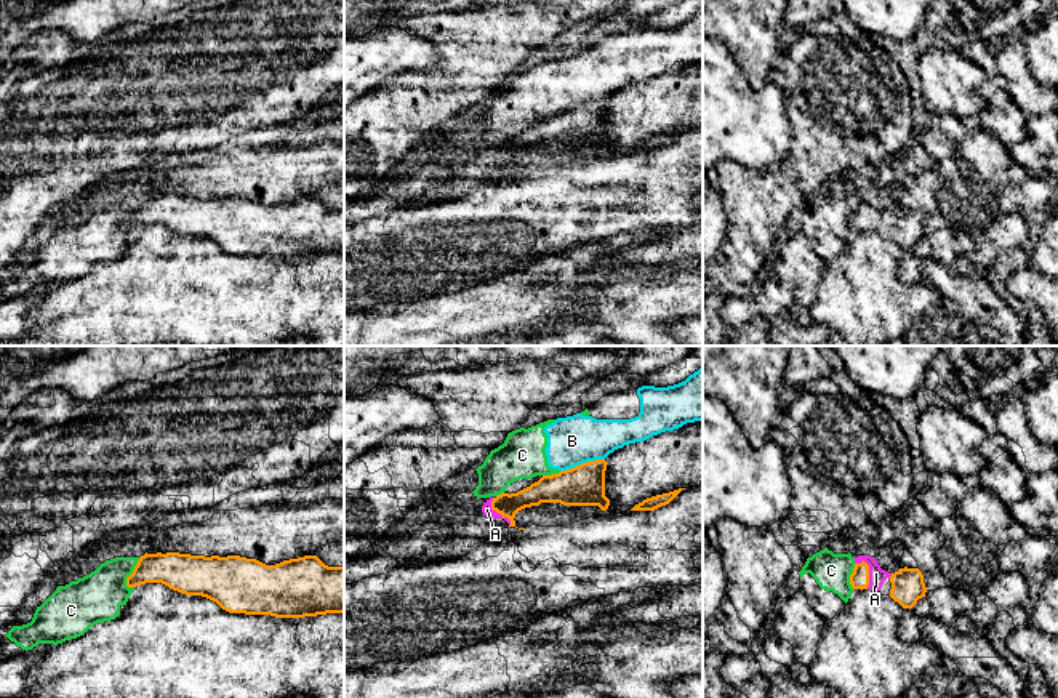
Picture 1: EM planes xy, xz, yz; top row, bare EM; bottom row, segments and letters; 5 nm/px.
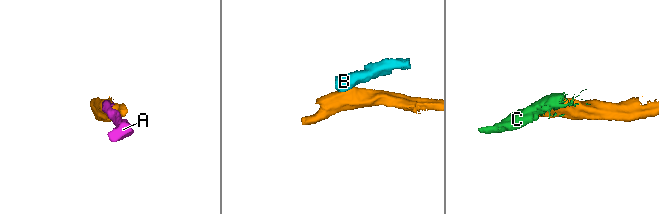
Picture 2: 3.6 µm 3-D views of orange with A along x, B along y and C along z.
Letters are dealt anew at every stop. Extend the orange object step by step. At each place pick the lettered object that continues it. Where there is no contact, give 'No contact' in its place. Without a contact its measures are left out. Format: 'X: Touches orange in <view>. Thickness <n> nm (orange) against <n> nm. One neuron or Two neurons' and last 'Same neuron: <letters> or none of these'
A: Touches orange in yz. Thickness 100 nm (orange) against 80 nm. One neuron
B: Touches orange in xz. Thickness 200 nm (orange) against 240 nm. Two neurons
C: Touches orange in xy. Thickness 190 nm (orange) against 260 nm. Two neurons
Same neuron: A

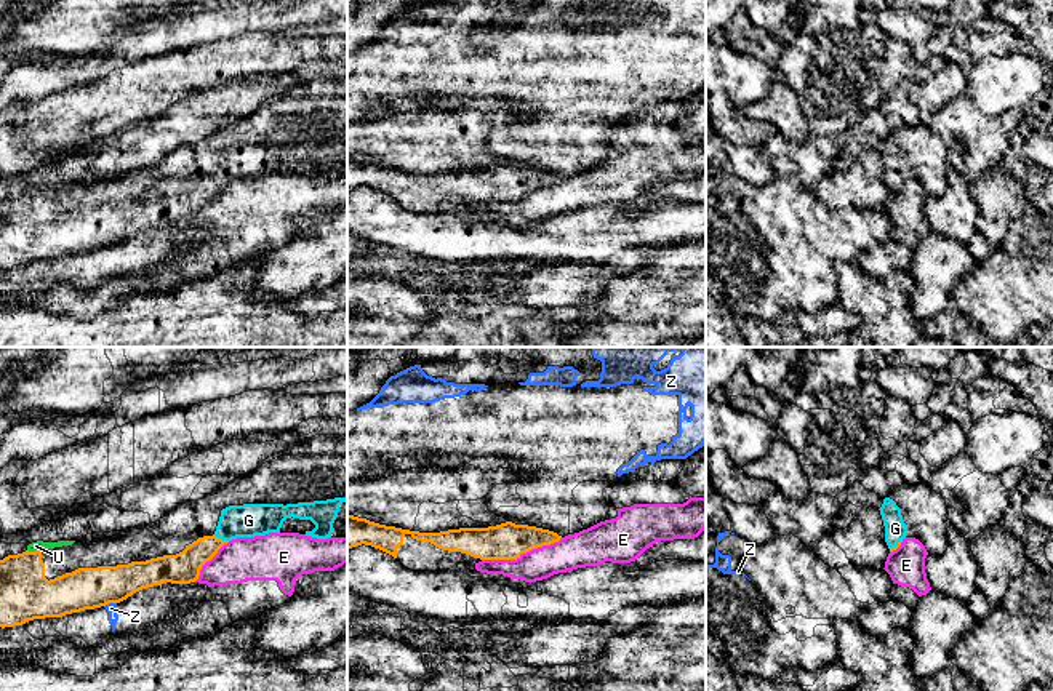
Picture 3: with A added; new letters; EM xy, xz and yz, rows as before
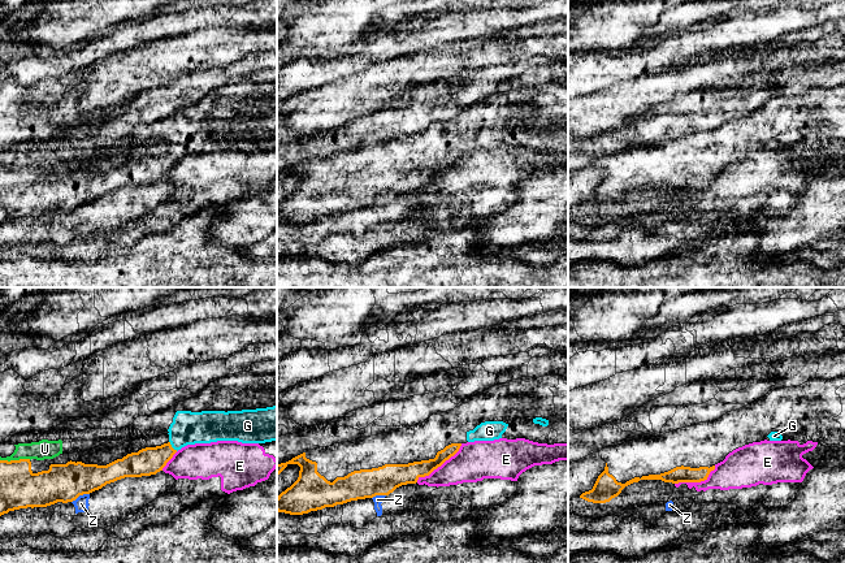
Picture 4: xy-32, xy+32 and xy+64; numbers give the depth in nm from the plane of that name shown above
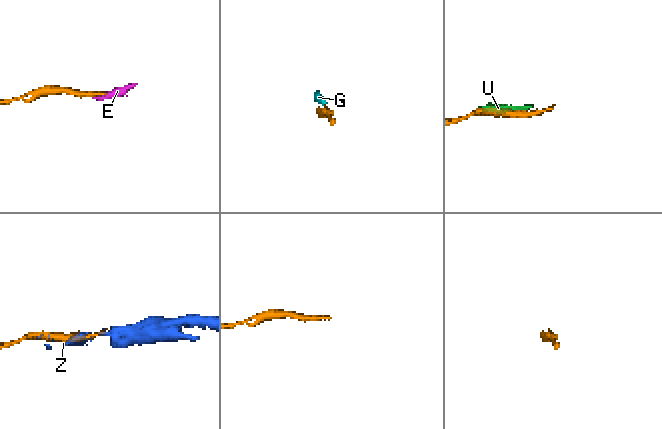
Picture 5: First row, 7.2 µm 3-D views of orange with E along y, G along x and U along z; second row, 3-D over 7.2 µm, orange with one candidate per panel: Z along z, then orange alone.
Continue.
E: Touches orange in xz. Thickness 190 nm (orange) against 170 nm. Two neurons
G: Touches orange in xy. Thickness 160 nm (orange) against 170 nm. One neuron
U: Touches orange in xy. Thickness 260 nm (orange) against 50 nm. Two neurons
Z: Touches orange in xy. Thickness 200 nm (orange) against 50 nm. Two neurons
Same neuron: G

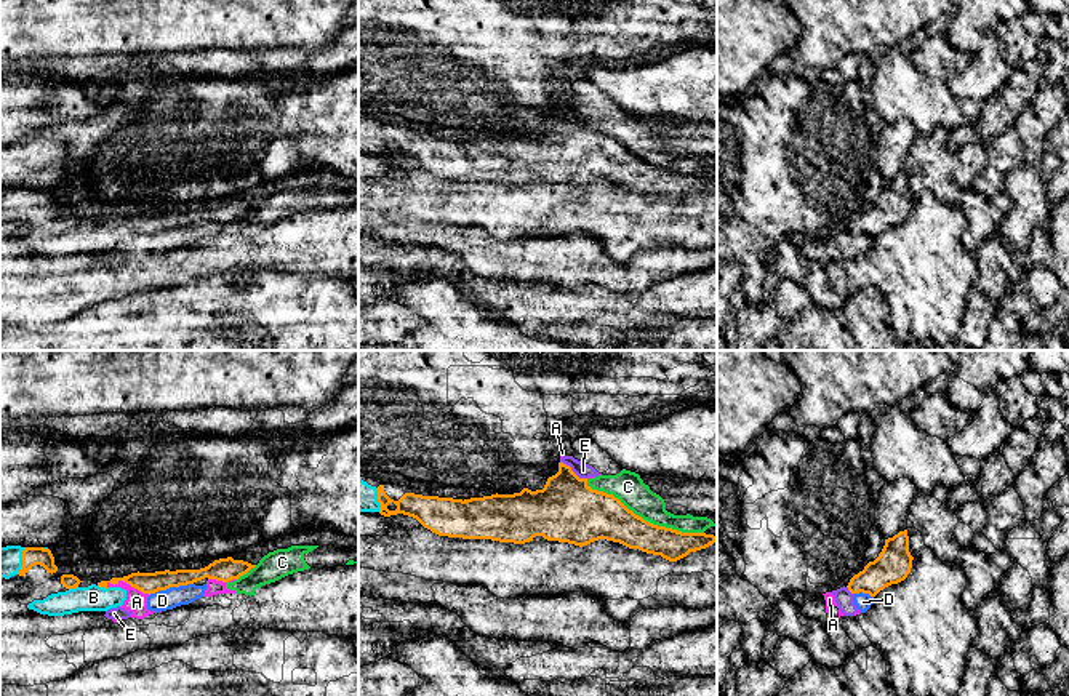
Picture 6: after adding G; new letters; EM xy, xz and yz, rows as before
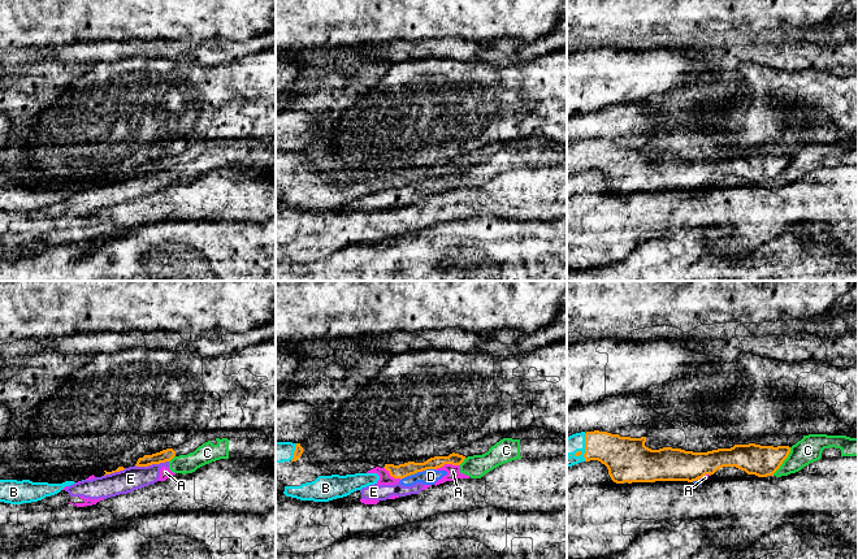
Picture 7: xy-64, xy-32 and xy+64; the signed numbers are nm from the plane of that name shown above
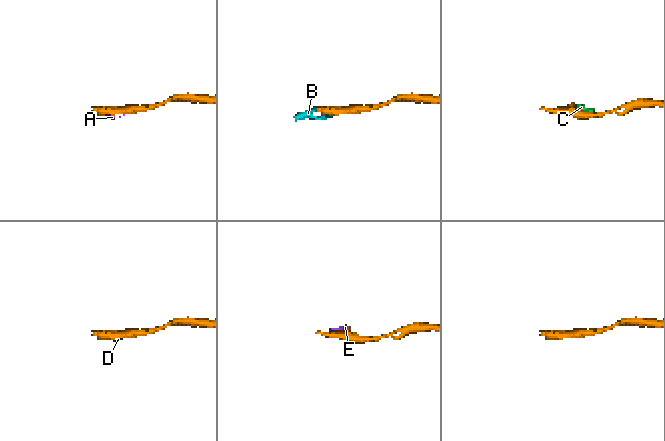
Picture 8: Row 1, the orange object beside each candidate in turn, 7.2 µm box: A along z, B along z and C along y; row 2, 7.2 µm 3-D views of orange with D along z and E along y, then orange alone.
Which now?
A: Touches orange in xy. Thickness 110 nm (orange) against 110 nm. Two neurons
B: Touches orange in xy. Thickness 110 nm (orange) against 130 nm. One neuron
C: Touches orange in xz. Thickness 240 nm (orange) against 160 nm. Two neurons
D: Touches orange in xy. Thickness 110 nm (orange) against 110 nm. Two neurons
E: Touches orange in xz. Thickness 320 nm (orange) against 80 nm. Two neurons
Same neuron: B

